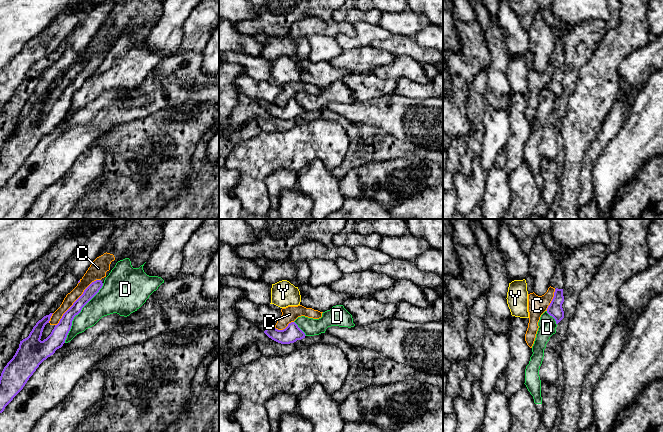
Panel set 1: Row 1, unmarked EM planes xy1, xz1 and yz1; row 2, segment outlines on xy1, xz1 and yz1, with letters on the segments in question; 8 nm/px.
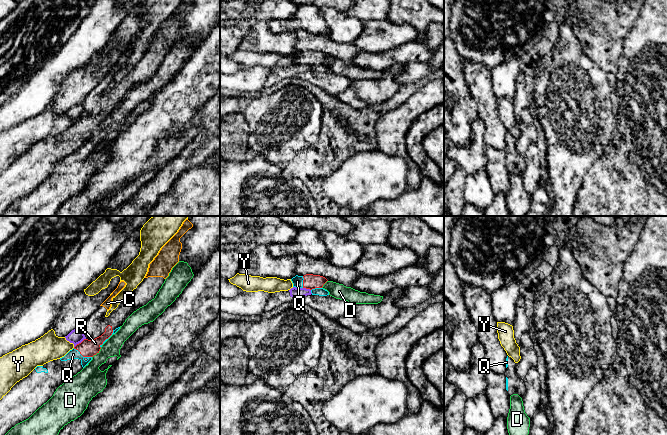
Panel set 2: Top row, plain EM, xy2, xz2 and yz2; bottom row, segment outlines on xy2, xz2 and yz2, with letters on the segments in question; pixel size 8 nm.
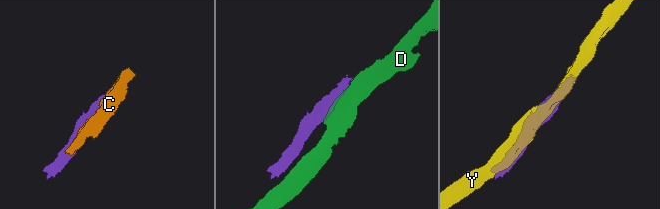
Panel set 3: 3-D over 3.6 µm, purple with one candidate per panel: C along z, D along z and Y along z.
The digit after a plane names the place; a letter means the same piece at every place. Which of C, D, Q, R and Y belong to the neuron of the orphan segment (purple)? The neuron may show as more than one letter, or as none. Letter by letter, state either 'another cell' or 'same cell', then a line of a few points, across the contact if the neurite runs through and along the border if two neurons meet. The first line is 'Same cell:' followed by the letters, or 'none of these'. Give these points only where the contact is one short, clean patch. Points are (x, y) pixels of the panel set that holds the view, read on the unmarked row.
Same cell: none of these
C: another cell
D: another cell
Q: another cell; line xz2 (293, 62), (302, 64)
R: another cell; line xy2 (85, 114), (74, 123)
Y: another cell; line xy2 (64, 113), (74, 122)

